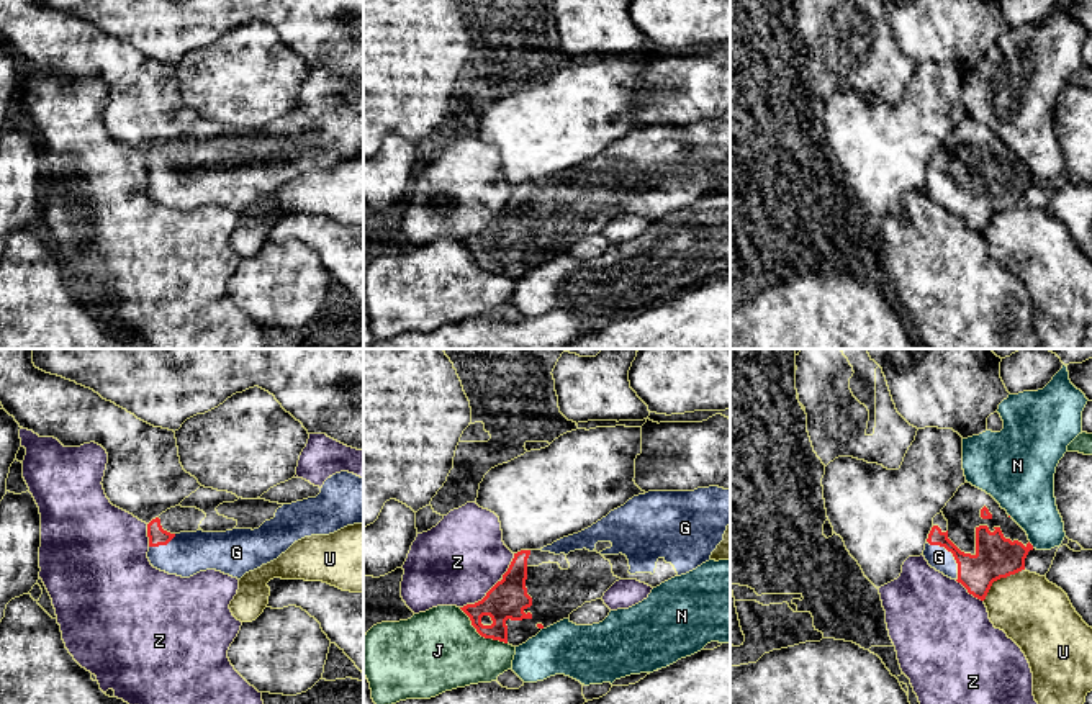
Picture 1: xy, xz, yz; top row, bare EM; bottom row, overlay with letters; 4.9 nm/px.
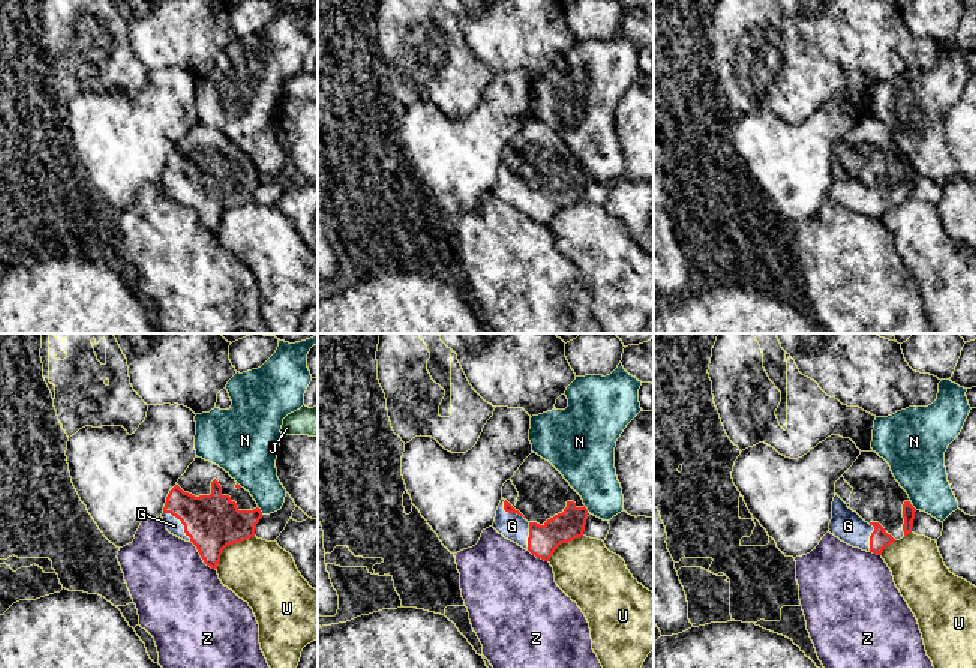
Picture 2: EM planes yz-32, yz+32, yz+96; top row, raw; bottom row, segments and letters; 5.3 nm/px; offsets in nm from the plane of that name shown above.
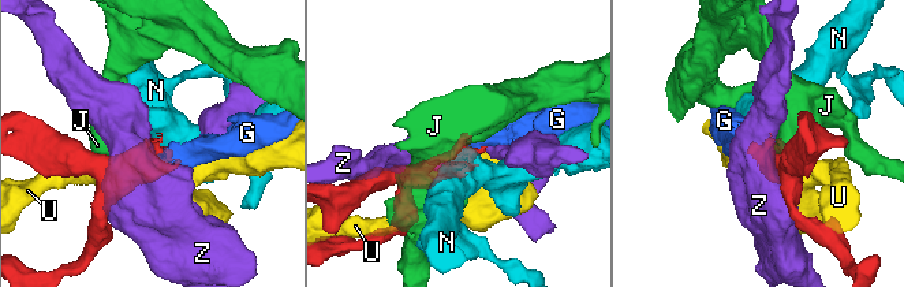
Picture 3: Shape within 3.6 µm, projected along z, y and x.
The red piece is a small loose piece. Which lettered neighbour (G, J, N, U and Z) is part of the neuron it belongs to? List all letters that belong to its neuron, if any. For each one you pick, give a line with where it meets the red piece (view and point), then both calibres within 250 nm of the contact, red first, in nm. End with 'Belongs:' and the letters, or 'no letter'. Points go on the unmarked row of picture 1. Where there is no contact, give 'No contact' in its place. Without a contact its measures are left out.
G: Touches red at yz (953, 189). Thickness 220 nm (red) against 110 nm
Belongs: G

